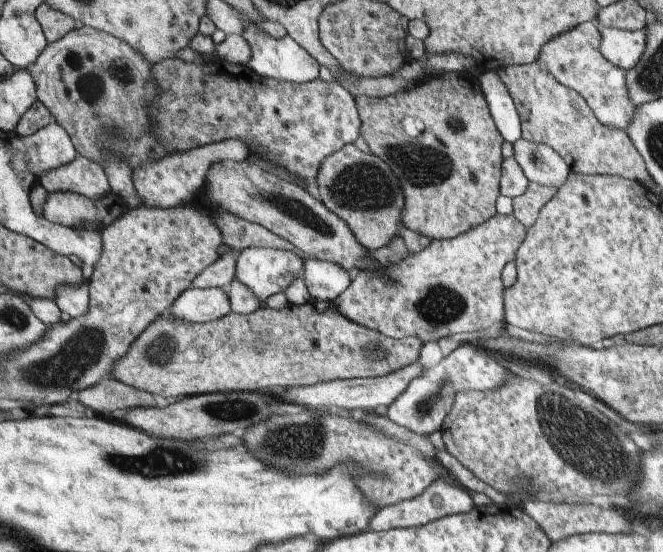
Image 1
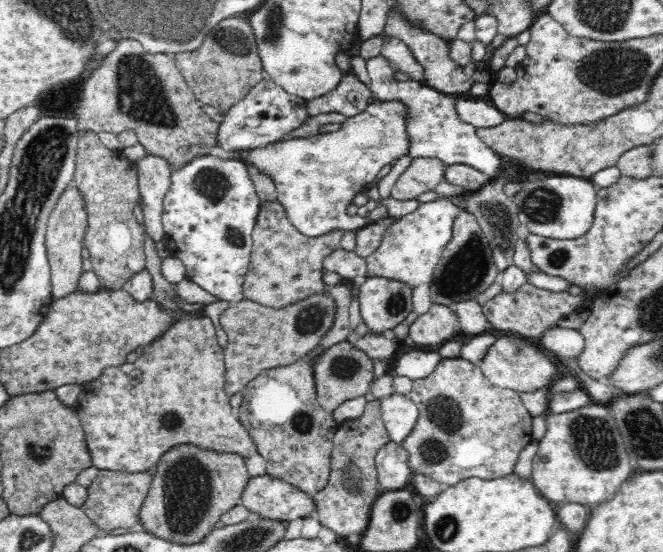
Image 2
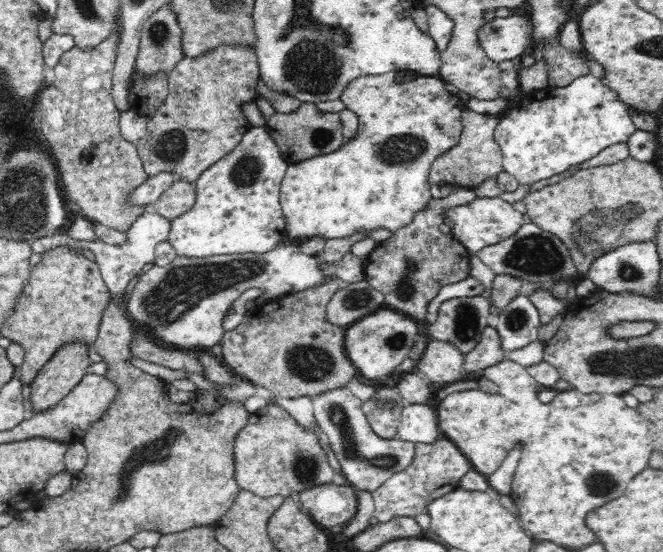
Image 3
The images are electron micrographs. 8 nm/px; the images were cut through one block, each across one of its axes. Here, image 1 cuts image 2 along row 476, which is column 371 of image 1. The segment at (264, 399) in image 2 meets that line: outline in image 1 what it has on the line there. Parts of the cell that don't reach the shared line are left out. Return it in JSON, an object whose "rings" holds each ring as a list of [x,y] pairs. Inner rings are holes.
{"rings":[[[495,214],[492,217],[489,217],[485,222],[478,224],[476,227],[465,231],[463,234],[457,235],[452,239],[432,239],[431,242],[419,252],[407,253],[402,260],[399,260],[399,265],[388,265],[387,267],[382,267],[375,273],[370,273],[369,271],[356,272],[353,274],[349,286],[347,286],[339,296],[336,296],[332,303],[335,305],[337,312],[340,312],[345,318],[394,339],[417,337],[421,342],[435,342],[441,337],[449,337],[459,333],[472,332],[474,336],[477,336],[482,333],[493,332],[499,328],[499,324],[503,320],[502,290],[504,289],[504,286],[502,285],[501,273],[505,264],[509,261],[513,261],[516,257],[517,249],[519,248],[521,241],[525,238],[525,235],[526,227],[512,214],[507,216]]]}

